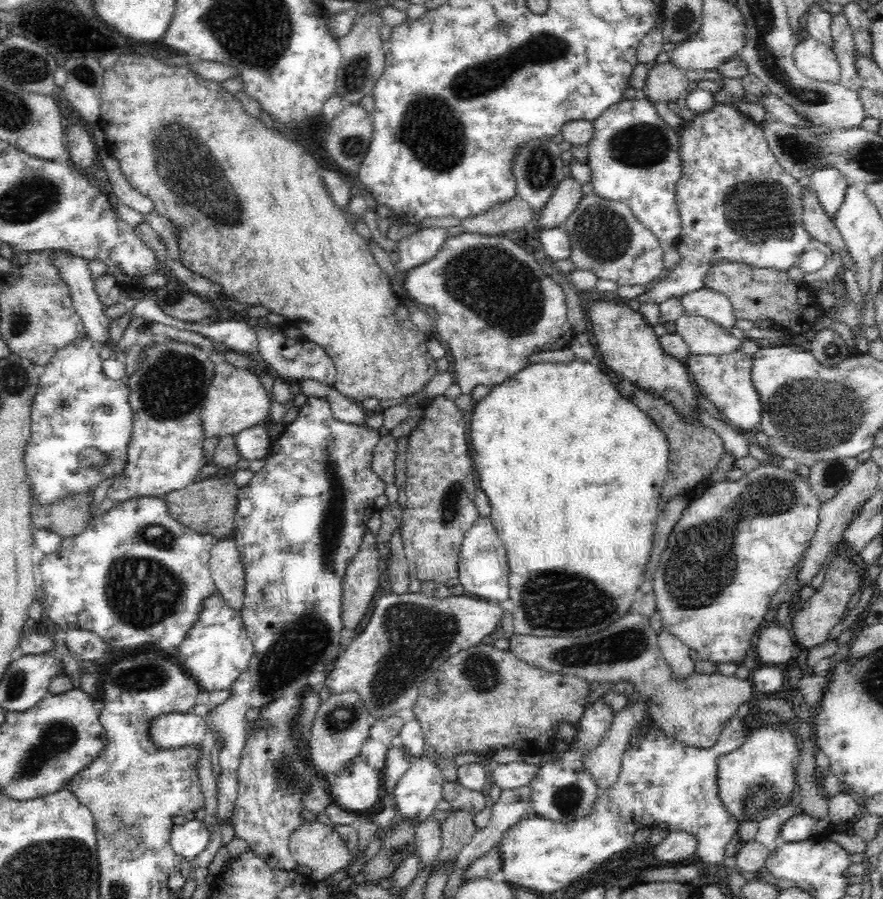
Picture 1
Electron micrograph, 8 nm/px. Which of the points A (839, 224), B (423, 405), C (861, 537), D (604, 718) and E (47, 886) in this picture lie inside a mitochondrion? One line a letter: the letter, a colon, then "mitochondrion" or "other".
A: other
B: other
C: other
D: other
E: mitochondrion

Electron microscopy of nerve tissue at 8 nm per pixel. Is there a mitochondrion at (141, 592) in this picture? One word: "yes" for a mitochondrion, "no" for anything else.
yes

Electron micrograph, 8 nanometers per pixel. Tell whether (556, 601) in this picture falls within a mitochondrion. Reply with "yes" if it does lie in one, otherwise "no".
yes

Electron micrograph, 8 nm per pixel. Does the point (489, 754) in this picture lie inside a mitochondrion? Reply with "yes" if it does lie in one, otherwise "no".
no

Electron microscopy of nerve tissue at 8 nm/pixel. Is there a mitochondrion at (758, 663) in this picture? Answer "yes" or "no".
no

